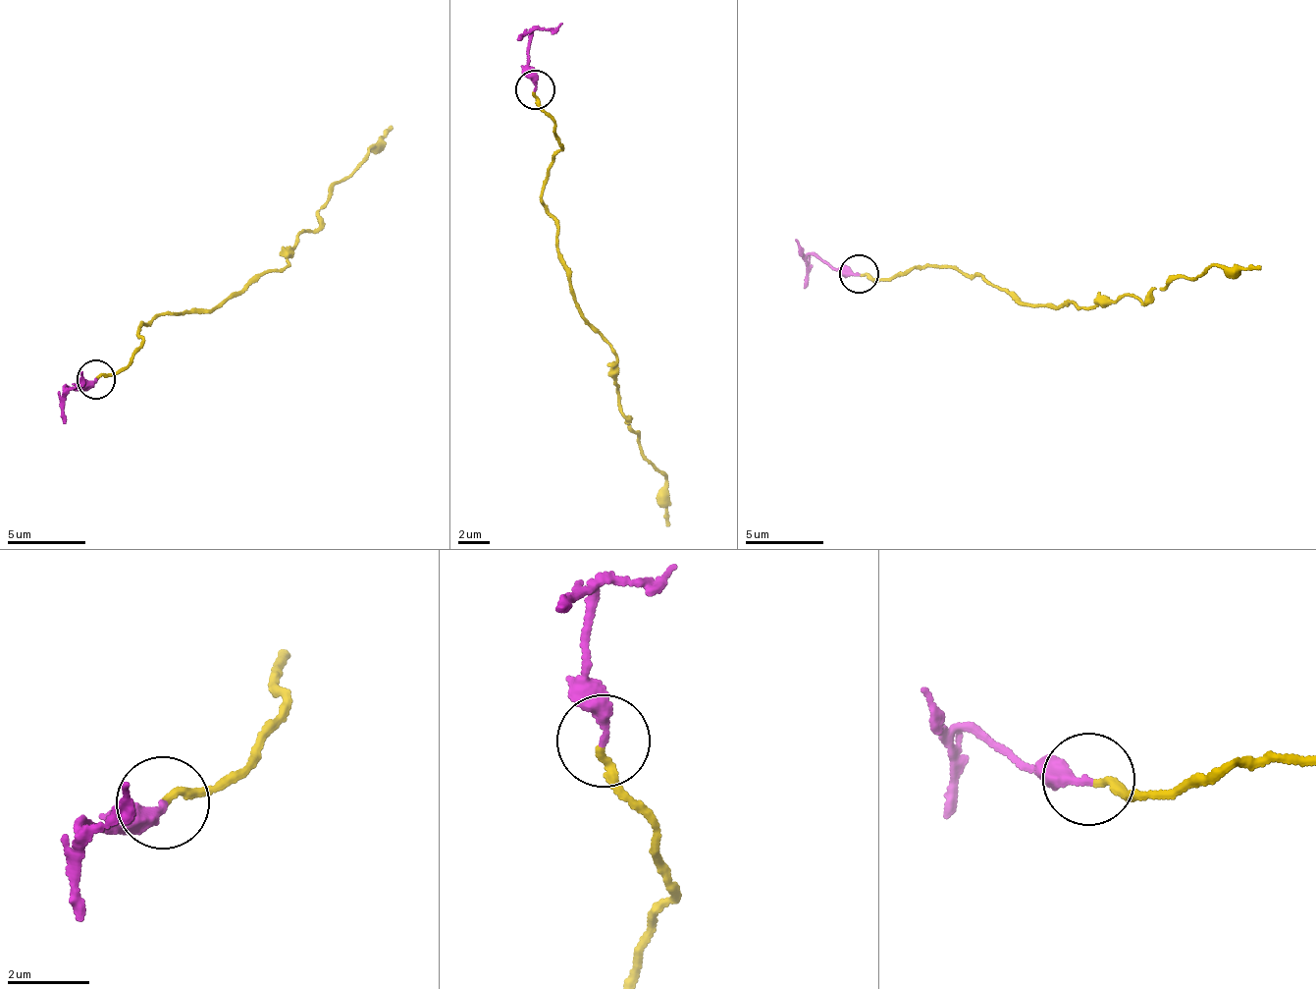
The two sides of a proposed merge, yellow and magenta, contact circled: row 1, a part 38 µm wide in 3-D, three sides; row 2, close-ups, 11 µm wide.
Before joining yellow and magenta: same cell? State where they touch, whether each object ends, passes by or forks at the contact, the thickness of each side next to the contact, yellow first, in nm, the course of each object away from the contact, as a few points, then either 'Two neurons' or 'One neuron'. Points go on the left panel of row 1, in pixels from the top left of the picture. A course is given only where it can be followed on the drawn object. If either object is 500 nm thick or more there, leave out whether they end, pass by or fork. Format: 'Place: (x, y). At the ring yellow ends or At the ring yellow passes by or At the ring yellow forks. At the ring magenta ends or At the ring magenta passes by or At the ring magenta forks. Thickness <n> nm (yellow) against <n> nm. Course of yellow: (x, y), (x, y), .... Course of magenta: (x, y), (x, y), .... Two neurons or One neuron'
Place: (95, 379). At the ring yellow ends. At the ring magenta ends. Thickness 190 nm (yellow) against 260 nm. Course of yellow: (97, 378), (130, 362), (143, 342), (141, 323), (212, 308), (283, 266), (341, 180), (394, 128). Course of magenta: (97, 378), (75, 391), (65, 388), (66, 422). Two neurons

